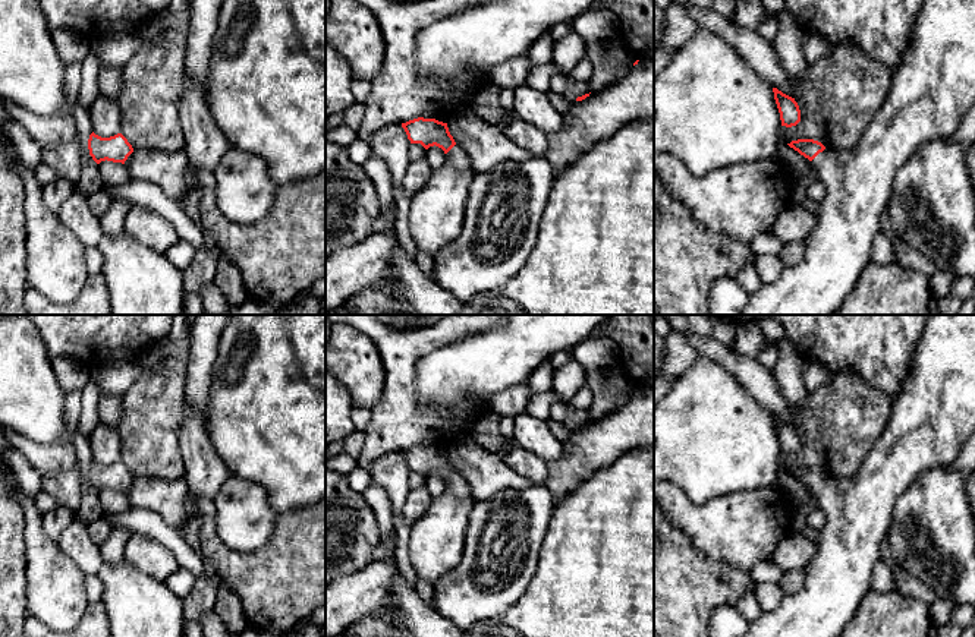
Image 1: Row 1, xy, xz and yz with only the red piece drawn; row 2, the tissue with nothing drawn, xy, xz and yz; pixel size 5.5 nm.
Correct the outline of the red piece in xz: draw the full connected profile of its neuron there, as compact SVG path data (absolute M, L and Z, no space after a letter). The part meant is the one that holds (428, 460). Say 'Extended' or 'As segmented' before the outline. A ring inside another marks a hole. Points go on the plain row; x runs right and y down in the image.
Extended. M418 445L402 451L411 472L421 472L425 477L438 474L446 482L444 492L431 499L425 514L416 520L409 532L409 556L418 577L435 586L440 578L462 561L469 513L475 504L466 480L455 470L447 451L435 447Z

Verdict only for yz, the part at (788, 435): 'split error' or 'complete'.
complete

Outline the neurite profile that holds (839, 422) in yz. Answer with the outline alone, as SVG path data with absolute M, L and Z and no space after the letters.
M834 372L830 384L808 391L806 398L799 406L790 407L801 438L801 450L792 455L781 454L780 470L814 467L836 480L853 476L888 423L893 403L891 397L868 385L856 372Z

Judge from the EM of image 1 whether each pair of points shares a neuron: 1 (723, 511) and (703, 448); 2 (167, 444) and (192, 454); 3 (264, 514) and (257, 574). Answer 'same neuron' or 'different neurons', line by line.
1: different neurons
2: different neurons
3: different neurons

